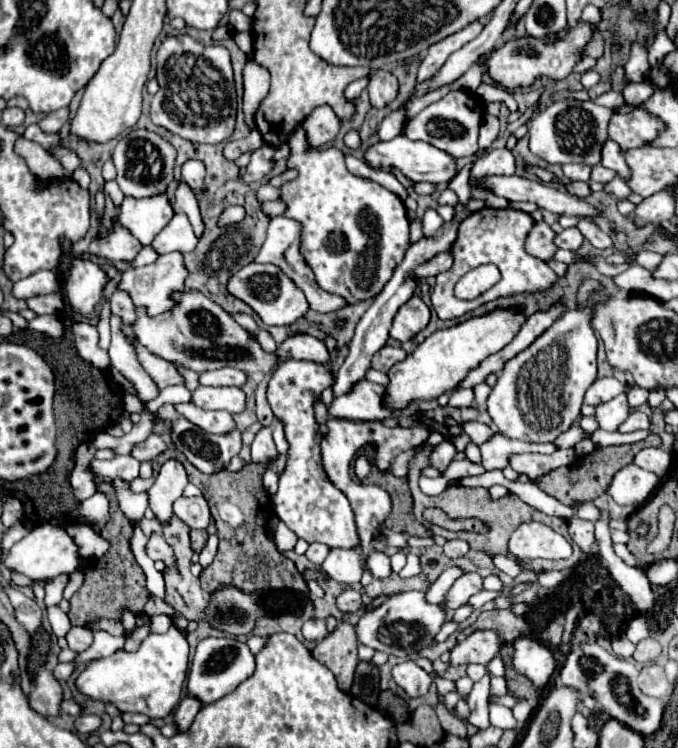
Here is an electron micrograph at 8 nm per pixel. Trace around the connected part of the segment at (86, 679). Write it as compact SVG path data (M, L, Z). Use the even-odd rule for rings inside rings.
M176 629L166 633L150 633L134 653L118 649L110 657L88 661L86 669L76 677L76 689L94 701L116 705L122 713L144 713L150 719L168 717L178 701L188 671L188 641Z

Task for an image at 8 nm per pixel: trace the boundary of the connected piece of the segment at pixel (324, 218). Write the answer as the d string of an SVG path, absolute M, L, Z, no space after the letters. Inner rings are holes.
M302 125L294 129L292 137L288 137L286 143L290 145L288 169L296 169L298 177L288 183L282 183L280 187L280 199L286 203L284 217L296 219L302 225L300 253L306 265L314 271L318 285L328 293L346 297L348 303L378 295L382 287L388 283L388 279L392 277L394 267L402 261L402 253L410 245L408 241L410 223L406 223L404 203L392 191L384 189L372 179L352 175L344 165L344 155L340 149L328 147L320 151L308 145Z

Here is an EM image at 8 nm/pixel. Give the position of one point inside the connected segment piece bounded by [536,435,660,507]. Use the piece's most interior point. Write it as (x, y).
(584, 481)

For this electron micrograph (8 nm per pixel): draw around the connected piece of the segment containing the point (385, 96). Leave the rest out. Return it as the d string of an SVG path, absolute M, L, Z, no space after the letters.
M372 69L368 75L368 97L372 107L384 107L398 95L398 81L388 69Z

